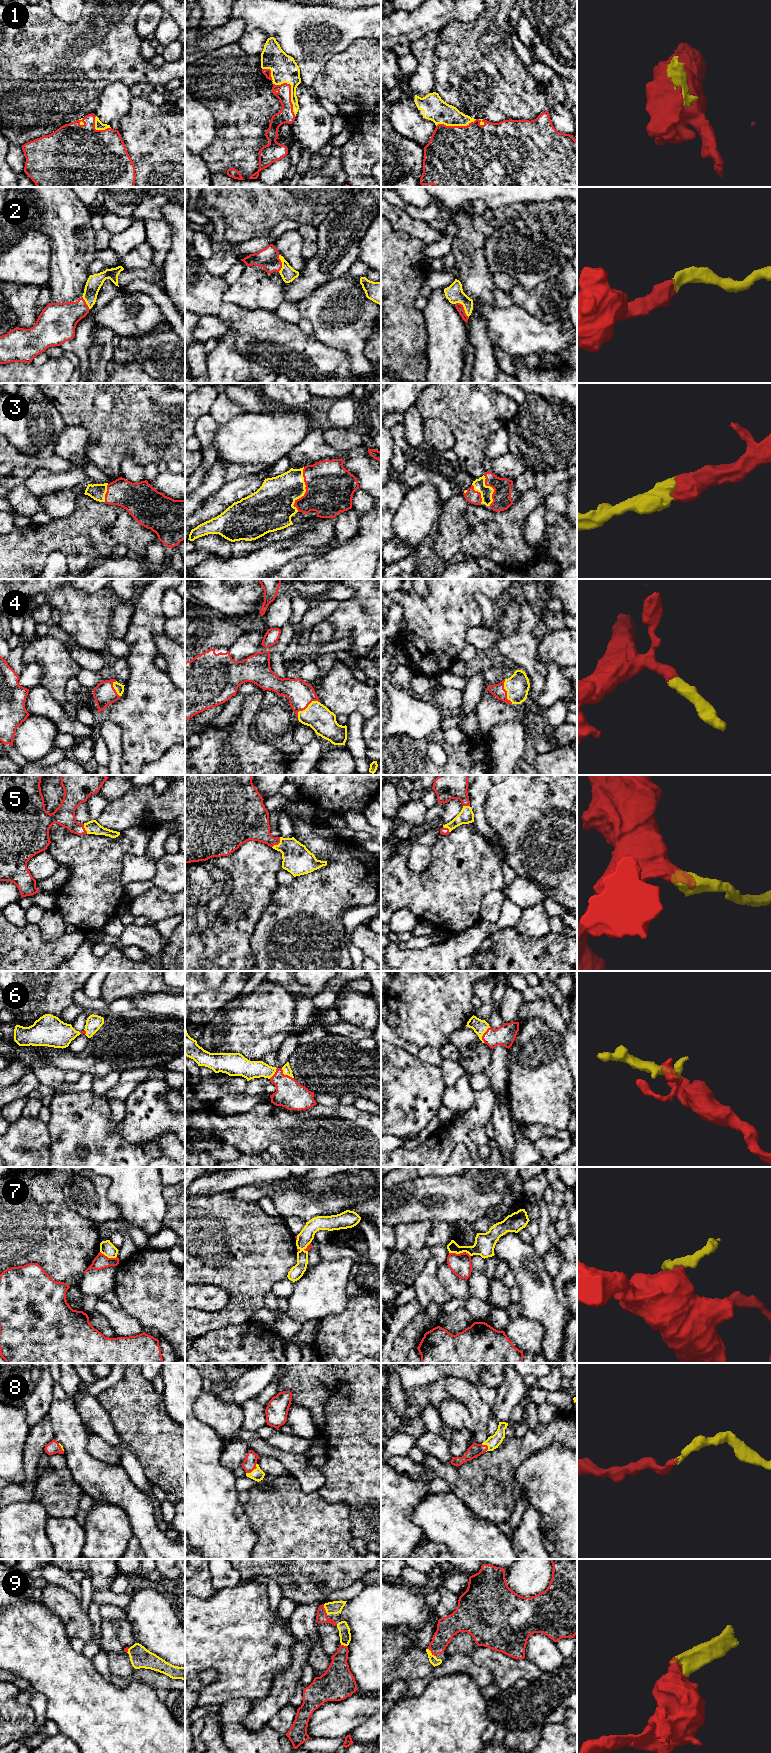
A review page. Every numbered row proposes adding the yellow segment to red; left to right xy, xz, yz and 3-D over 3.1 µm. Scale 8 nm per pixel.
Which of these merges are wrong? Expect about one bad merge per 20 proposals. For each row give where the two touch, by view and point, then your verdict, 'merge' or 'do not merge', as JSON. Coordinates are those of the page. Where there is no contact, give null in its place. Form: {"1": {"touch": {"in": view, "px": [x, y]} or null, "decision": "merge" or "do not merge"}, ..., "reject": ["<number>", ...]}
{"1": {"touch": {"in": "xz", "px": [290, 92]}, "decision": "merge"}, "2": {"touch": {"in": "yz", "px": [463, 308]}, "decision": "merge"}, "3": {"touch": {"in": "xz", "px": [306, 490]}, "decision": "merge"}, "4": {"touch": {"in": "xz", "px": [305, 708]}, "decision": "merge"}, "5": {"touch": {"in": "xz", "px": [278, 843]}, "decision": "merge"}, "6": {"touch": {"in": "yz", "px": [483, 1034]}, "decision": "merge"}, "7": {"touch": {"in": "xy", "px": [107, 1257]}, "decision": "do not merge"}, "8": {"touch": {"in": "xz", "px": [253, 1469]}, "decision": "merge"}, "9": {"touch": {"in": "xz", "px": [324, 1609]}, "decision": "merge"}, "reject": ["7"]}

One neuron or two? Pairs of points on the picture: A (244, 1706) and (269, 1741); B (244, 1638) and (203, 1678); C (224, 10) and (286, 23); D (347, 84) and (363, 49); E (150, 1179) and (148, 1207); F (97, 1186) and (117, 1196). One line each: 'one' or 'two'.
A: one
B: two
C: two
D: one
E: one
F: two

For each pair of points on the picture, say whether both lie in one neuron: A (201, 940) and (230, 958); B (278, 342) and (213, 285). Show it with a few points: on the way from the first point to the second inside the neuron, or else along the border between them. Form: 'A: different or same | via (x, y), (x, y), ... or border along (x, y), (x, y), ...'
A: same | via (208, 947), (218, 957), (223, 958)
B: same | via (259, 331), (240, 321), (220, 304)

